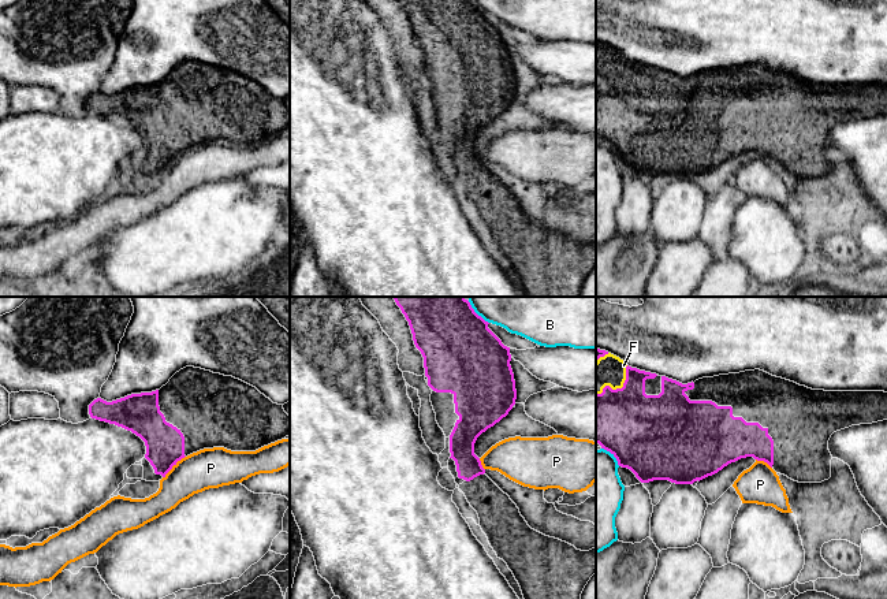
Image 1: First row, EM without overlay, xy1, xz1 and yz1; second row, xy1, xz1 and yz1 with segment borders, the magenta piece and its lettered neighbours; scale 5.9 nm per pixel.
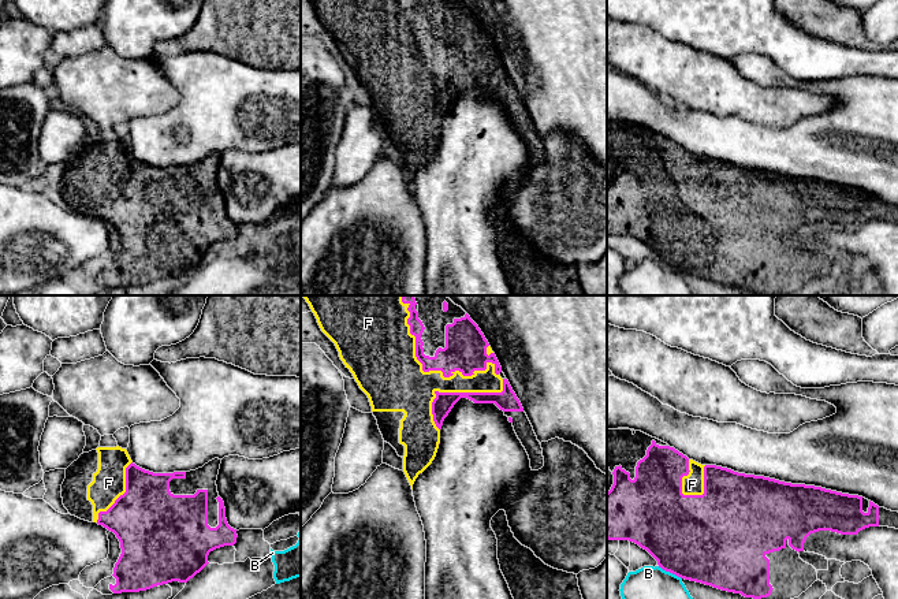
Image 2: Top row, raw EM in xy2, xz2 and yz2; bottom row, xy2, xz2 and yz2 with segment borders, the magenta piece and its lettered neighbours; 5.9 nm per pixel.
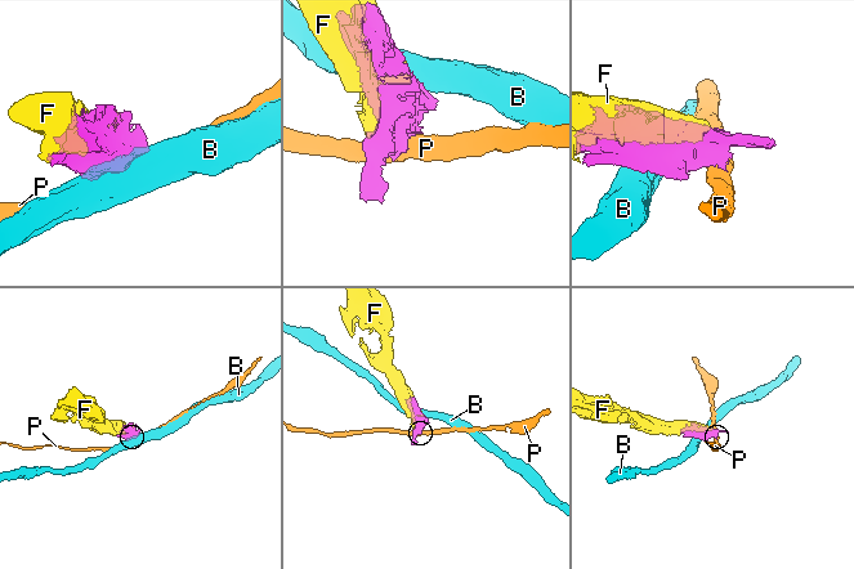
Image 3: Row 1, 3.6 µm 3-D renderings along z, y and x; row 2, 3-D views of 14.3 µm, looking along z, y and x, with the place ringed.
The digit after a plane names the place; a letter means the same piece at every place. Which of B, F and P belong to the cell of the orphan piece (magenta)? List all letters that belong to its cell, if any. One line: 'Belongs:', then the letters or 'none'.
Belongs: F

